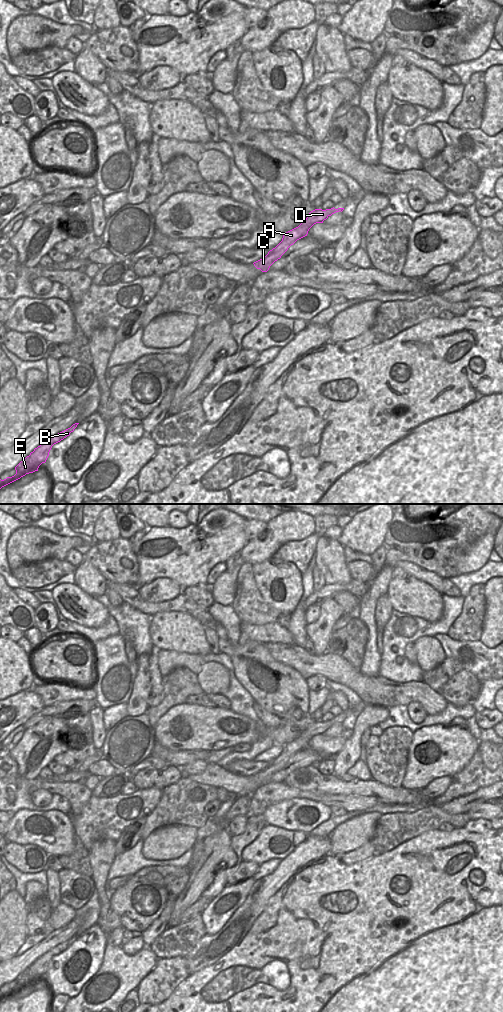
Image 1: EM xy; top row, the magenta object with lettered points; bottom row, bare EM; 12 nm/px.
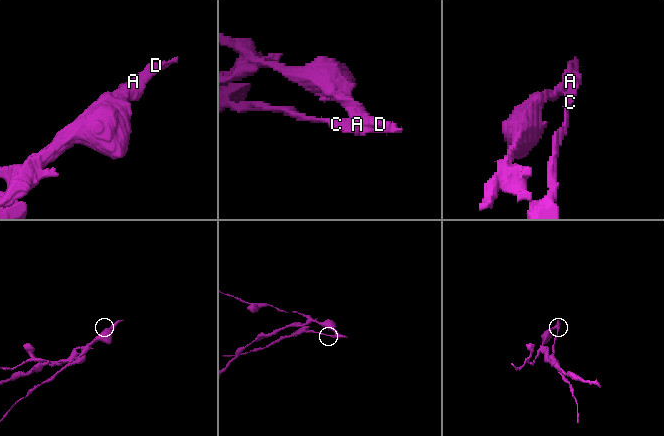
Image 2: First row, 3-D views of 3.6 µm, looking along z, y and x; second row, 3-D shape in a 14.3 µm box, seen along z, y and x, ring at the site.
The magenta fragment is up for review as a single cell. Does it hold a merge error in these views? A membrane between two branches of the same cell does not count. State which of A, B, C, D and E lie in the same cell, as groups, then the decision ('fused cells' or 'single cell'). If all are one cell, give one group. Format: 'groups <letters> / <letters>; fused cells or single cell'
groups A B C E / D; fused cells

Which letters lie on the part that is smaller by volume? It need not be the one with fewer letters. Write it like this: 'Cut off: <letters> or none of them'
Cut off: A, B, C, E

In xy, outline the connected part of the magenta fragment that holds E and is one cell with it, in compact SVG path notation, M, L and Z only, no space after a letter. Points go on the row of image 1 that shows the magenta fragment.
M79 423L73 424L70 428L54 435L50 439L46 440L44 443L42 443L40 446L34 449L33 452L30 453L29 456L27 456L24 460L22 460L16 467L16 474L12 477L7 477L4 480L0 479L0 489L18 479L25 476L26 474L33 473L35 471L38 471L39 466L42 463L45 463L49 452L52 448L52 446L67 436L70 435L71 432L74 431L74 429L77 427Z

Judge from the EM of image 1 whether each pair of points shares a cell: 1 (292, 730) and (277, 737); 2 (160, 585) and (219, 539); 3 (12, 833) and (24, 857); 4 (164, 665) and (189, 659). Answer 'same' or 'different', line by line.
1: same
2: different
3: different
4: same

